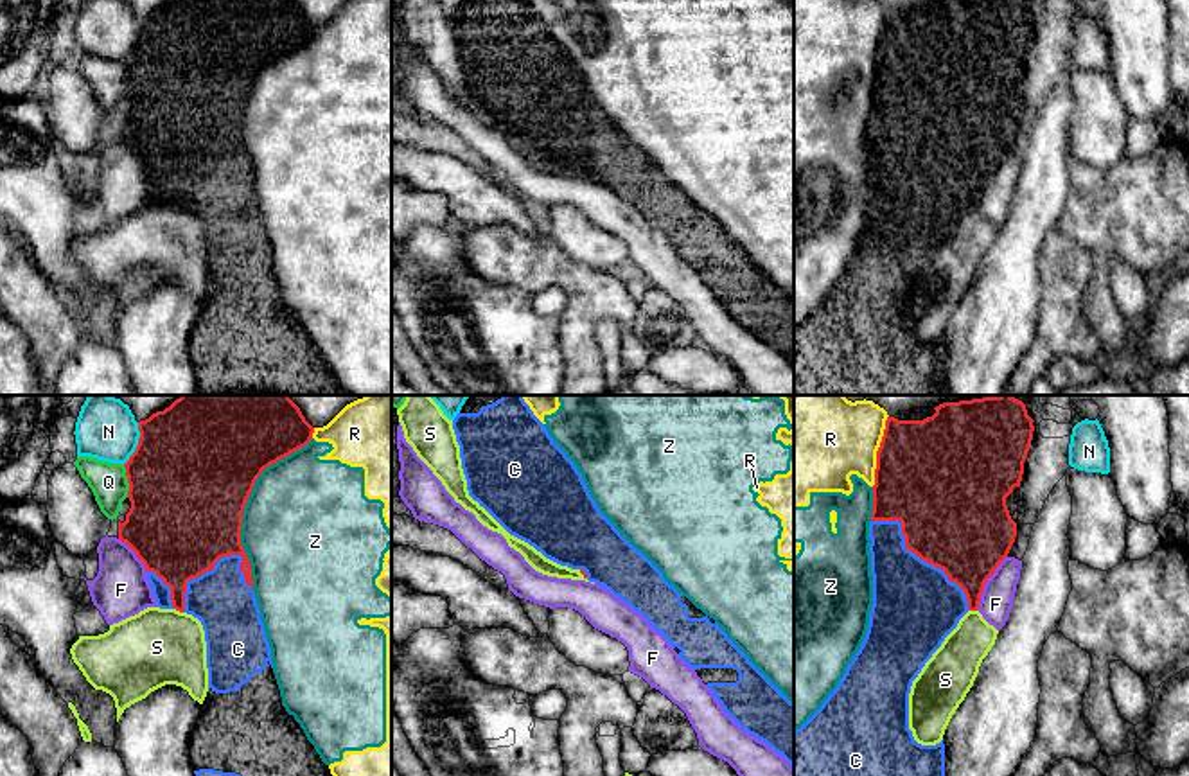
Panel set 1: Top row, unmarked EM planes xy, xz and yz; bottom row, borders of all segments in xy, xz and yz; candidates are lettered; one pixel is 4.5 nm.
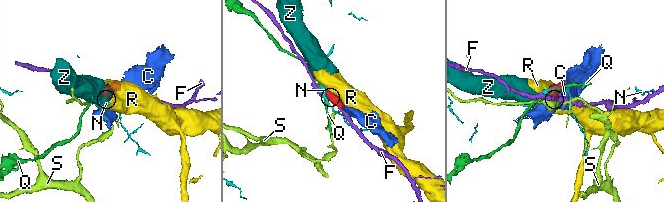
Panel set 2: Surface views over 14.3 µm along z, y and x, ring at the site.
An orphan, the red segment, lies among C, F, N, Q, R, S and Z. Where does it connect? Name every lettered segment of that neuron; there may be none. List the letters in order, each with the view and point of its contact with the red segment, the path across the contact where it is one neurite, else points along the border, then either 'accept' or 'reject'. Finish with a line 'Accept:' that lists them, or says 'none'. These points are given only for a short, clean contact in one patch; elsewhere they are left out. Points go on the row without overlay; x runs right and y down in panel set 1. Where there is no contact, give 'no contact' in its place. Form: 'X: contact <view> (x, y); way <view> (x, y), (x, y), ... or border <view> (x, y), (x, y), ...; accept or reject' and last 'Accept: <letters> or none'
C: contact yz (918, 153); accept
F: contact yz (985, 180); reject
N: contact xy (139, 42); reject
Q: contact xy (128, 79); border xy (123, 63), (128, 74), (128, 94); reject
R: contact yz (877, 49); reject
S: contact xy (178, 207); border xy (175, 205), (182, 211); reject
Z: contact xy (245, 103); reject
Accept: C

